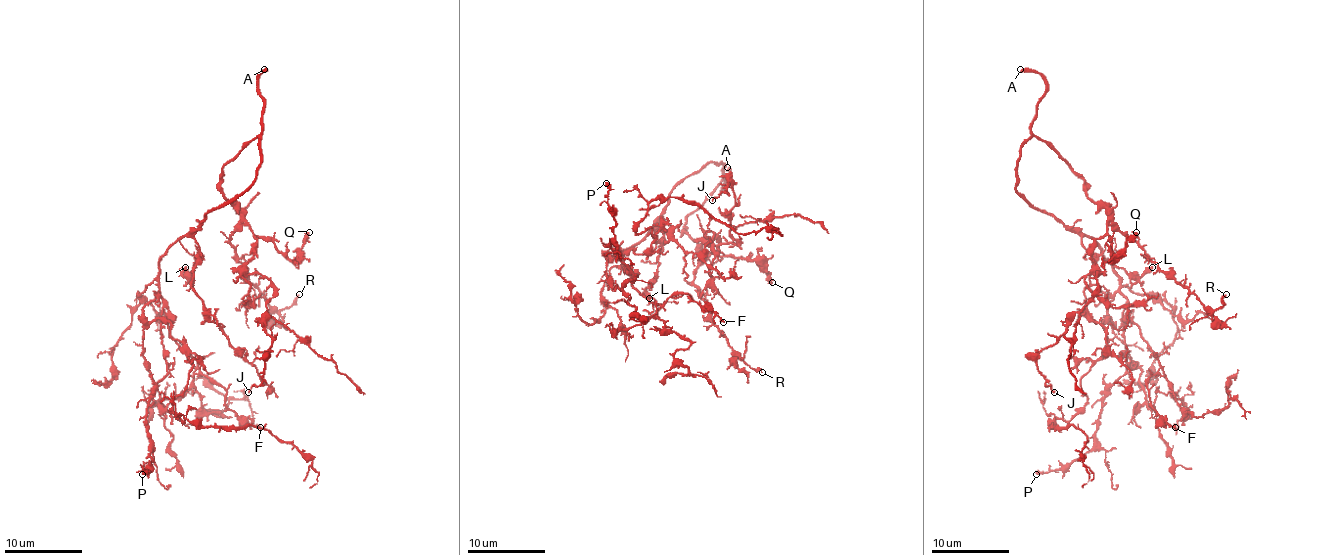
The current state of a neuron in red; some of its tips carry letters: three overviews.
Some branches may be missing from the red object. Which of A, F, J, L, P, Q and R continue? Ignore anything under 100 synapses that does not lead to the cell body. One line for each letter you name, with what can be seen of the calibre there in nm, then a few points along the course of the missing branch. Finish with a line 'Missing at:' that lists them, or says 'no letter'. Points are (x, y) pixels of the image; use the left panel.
A: Thickness 300 nm
Missing at: A

